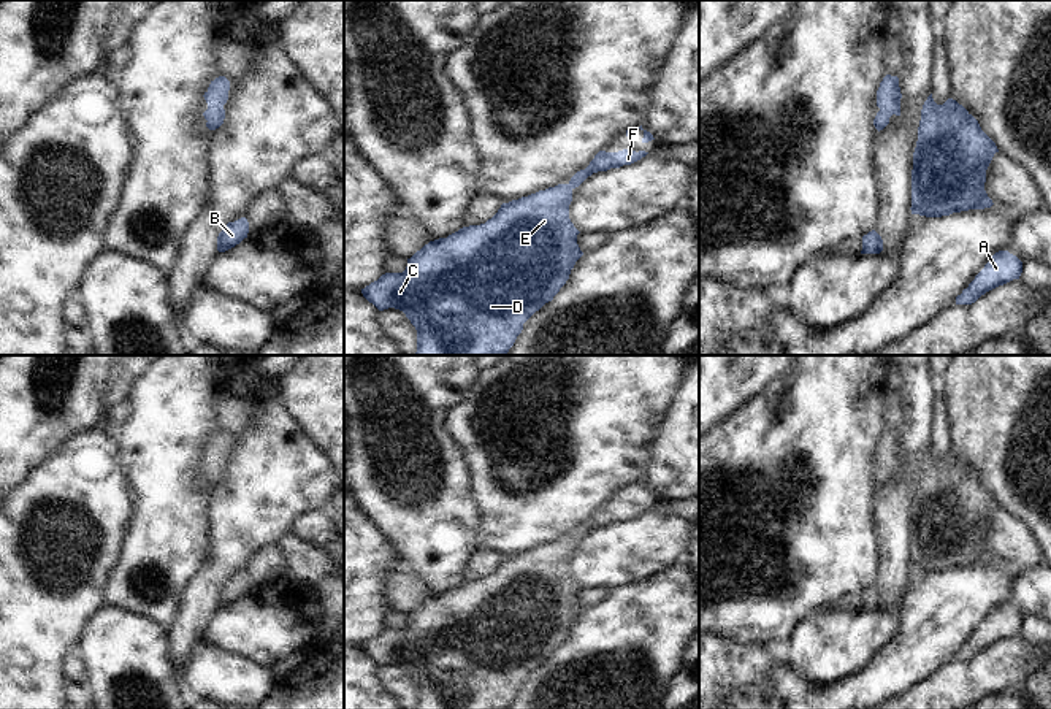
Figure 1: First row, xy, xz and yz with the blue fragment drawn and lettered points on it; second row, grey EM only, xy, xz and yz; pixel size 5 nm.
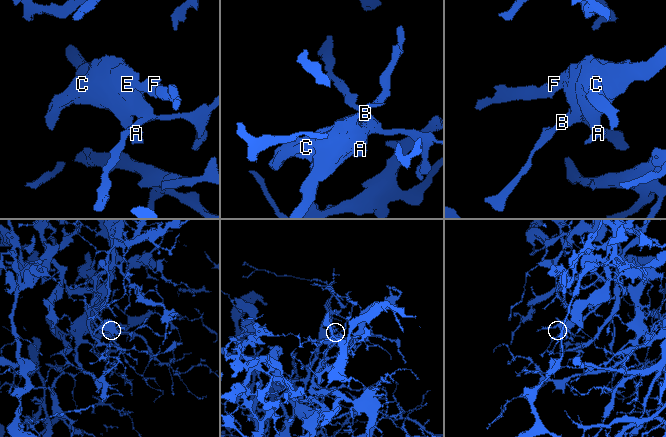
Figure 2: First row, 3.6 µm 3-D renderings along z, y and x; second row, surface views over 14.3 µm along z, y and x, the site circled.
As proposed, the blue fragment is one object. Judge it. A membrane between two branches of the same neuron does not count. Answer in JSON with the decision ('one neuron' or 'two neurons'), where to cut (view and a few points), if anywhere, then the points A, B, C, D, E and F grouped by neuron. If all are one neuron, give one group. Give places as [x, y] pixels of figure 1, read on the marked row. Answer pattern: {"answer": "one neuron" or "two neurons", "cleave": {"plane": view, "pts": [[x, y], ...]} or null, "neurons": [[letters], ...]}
{"answer": "one neuron", "cleave": null, "neurons": [["A", "B", "C", "D", "E", "F"]]}

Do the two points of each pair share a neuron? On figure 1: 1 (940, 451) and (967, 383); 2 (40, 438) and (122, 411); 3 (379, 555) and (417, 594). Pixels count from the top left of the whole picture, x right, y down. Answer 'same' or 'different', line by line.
1: different
2: different
3: different

